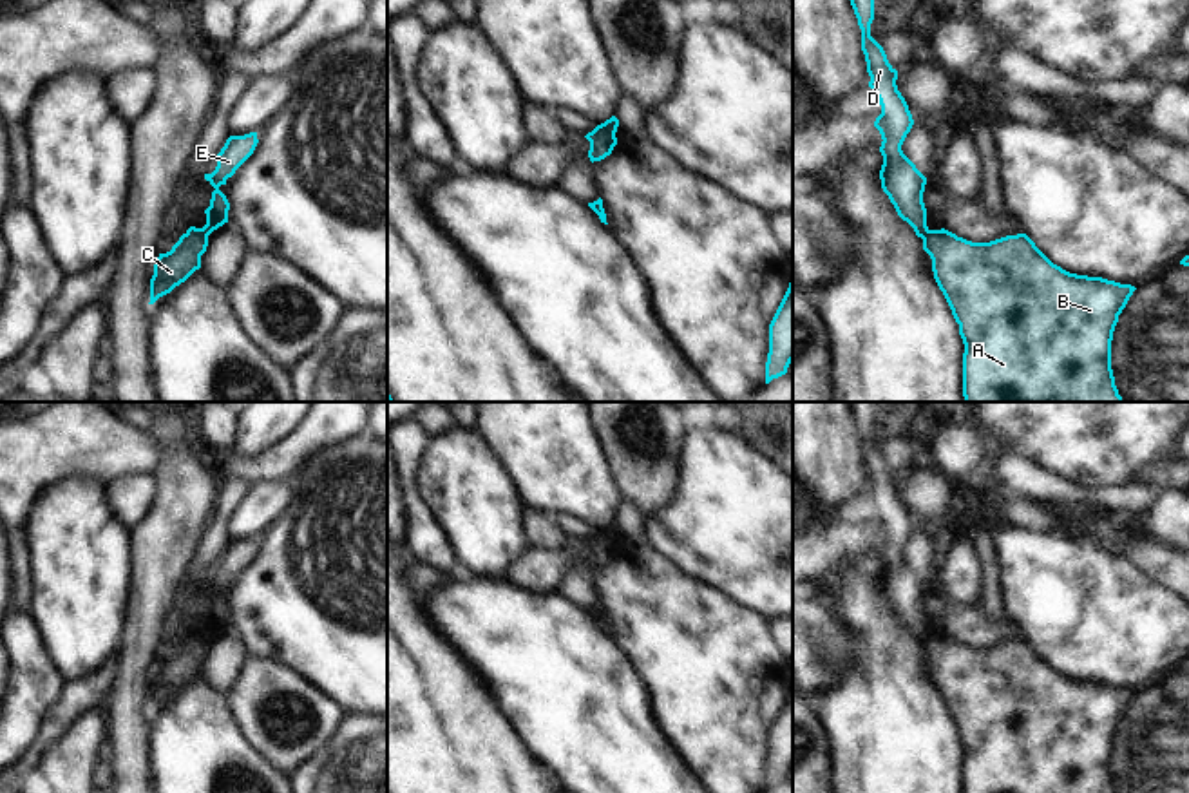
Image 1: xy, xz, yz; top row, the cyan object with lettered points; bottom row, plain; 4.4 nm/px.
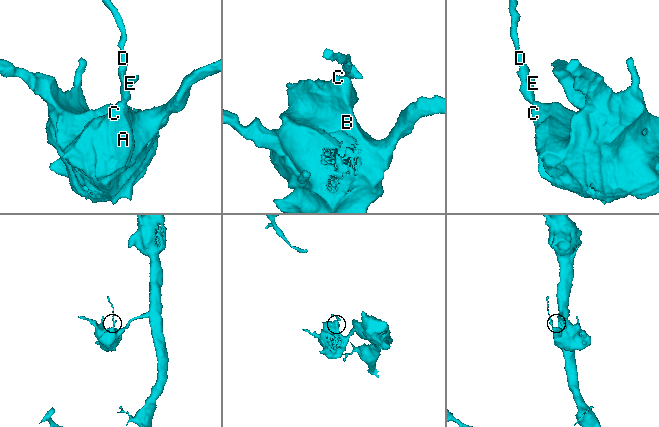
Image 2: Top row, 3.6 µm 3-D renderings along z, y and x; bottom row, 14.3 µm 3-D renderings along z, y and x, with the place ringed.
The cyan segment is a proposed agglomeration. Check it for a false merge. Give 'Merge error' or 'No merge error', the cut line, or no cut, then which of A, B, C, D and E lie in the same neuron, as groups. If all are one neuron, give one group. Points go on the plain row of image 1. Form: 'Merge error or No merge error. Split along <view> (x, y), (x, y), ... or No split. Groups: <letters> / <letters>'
Merge error. Split along xz (599, 531), (614, 542). Groups: A B C / D E.

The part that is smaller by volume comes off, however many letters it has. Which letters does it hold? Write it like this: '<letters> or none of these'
D, E.

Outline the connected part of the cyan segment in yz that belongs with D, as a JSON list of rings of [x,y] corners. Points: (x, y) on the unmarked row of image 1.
[[[874,402],[847,404],[851,406],[861,435],[861,456],[870,482],[869,492],[876,498],[881,511],[881,520],[874,527],[883,545],[880,552],[883,561],[880,576],[881,594],[889,601],[898,621],[923,645],[928,639],[927,614],[923,608],[927,583],[901,556],[914,525],[896,491],[898,476],[889,469],[883,453],[870,442]]]

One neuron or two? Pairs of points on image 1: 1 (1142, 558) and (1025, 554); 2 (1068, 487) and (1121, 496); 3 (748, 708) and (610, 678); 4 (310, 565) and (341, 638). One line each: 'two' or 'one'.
1: two
2: one
3: two
4: one

